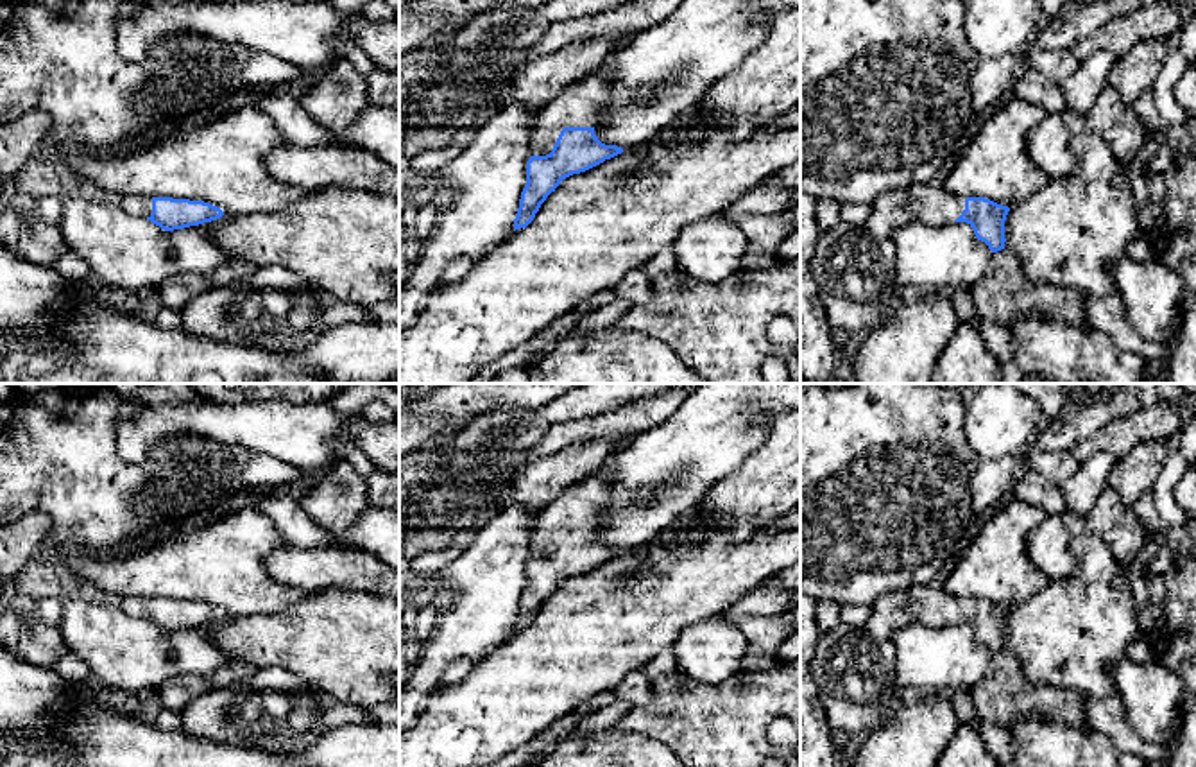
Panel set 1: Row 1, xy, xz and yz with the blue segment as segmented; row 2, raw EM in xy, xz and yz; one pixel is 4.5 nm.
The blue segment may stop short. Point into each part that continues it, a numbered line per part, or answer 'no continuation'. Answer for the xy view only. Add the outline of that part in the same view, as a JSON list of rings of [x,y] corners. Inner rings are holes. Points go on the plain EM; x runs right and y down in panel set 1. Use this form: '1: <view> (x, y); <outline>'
1: xy (140, 608); [[[127,597],[122,599],[120,608],[132,618],[147,620],[152,615],[152,599],[149,597]]]

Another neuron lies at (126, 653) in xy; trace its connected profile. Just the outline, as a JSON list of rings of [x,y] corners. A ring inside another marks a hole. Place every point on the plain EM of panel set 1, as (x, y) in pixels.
[[[68,599],[63,600],[56,625],[64,649],[82,658],[95,679],[132,694],[158,690],[175,677],[206,676],[231,661],[206,634],[209,624],[165,633],[147,620],[129,616],[120,606]]]

